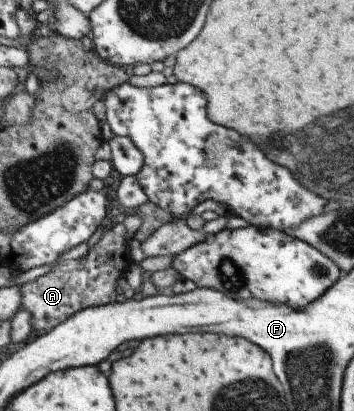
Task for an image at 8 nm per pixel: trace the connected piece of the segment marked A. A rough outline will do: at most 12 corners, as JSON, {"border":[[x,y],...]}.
{"border":[[116,224],[82,259],[23,284],[20,309],[47,333],[117,303],[134,263]]}

